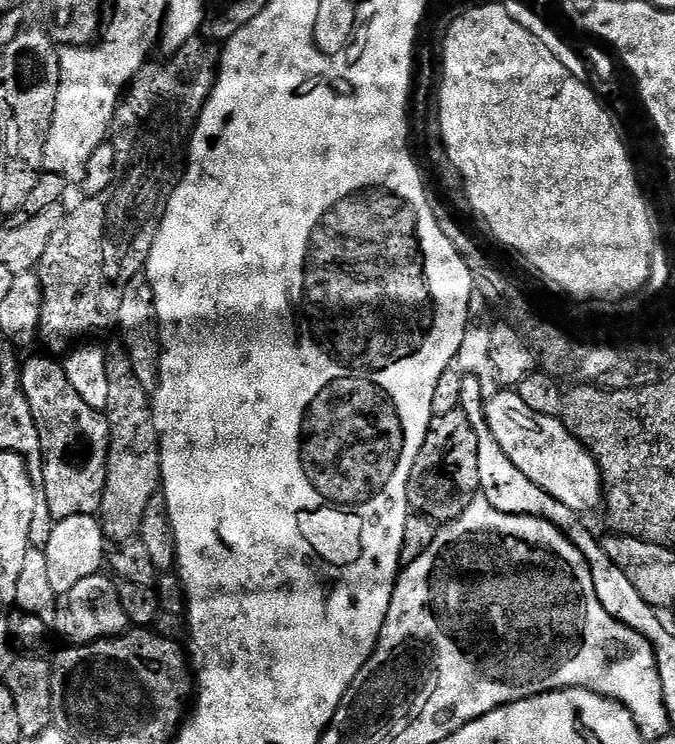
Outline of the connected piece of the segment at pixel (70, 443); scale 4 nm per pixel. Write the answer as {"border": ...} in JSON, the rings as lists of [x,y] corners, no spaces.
{"border":[[[46,356],[25,359],[21,365],[20,389],[21,395],[24,395],[30,405],[30,412],[38,429],[44,462],[42,499],[48,504],[53,521],[59,522],[66,518],[99,513],[108,473],[109,420],[107,413],[96,411],[83,402],[82,396],[78,394],[74,386],[70,385],[64,367],[57,359],[54,361]]]}

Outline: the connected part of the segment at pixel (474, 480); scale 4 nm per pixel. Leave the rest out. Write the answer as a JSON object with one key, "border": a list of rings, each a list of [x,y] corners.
{"border":[[[459,410],[450,414],[433,416],[432,425],[428,427],[428,433],[426,434],[426,442],[422,442],[422,450],[418,450],[414,470],[410,470],[410,482],[408,483],[409,509],[413,513],[427,516],[433,522],[456,520],[479,491],[478,438],[474,426],[466,418],[466,414]]]}

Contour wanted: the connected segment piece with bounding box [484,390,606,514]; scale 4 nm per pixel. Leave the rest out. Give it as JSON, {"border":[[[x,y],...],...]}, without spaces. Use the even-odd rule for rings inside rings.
{"border":[[[500,390],[493,397],[486,400],[484,405],[486,423],[490,426],[490,434],[502,446],[506,458],[530,478],[546,494],[558,498],[570,510],[578,514],[592,512],[601,507],[605,499],[604,482],[600,478],[600,468],[596,460],[580,445],[578,438],[566,430],[563,420],[555,416],[537,414],[530,410],[522,398],[518,398],[515,390]]]}

